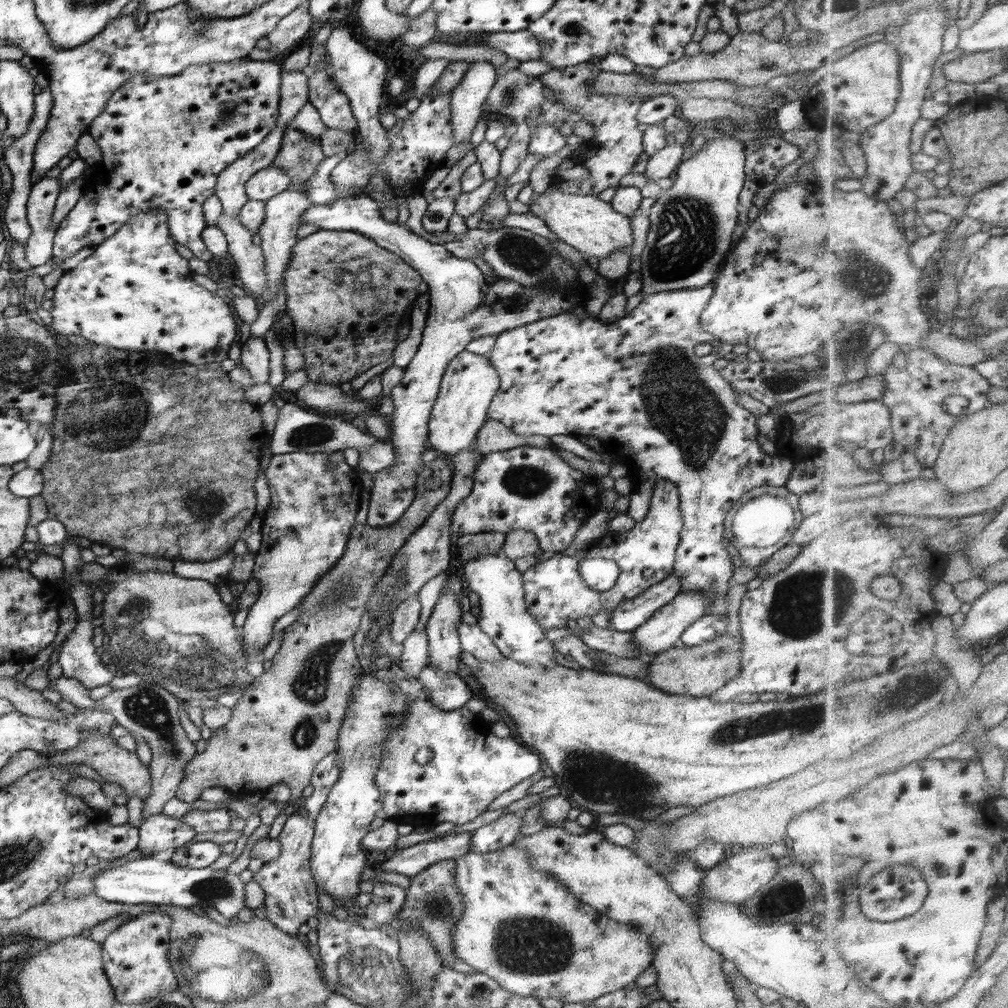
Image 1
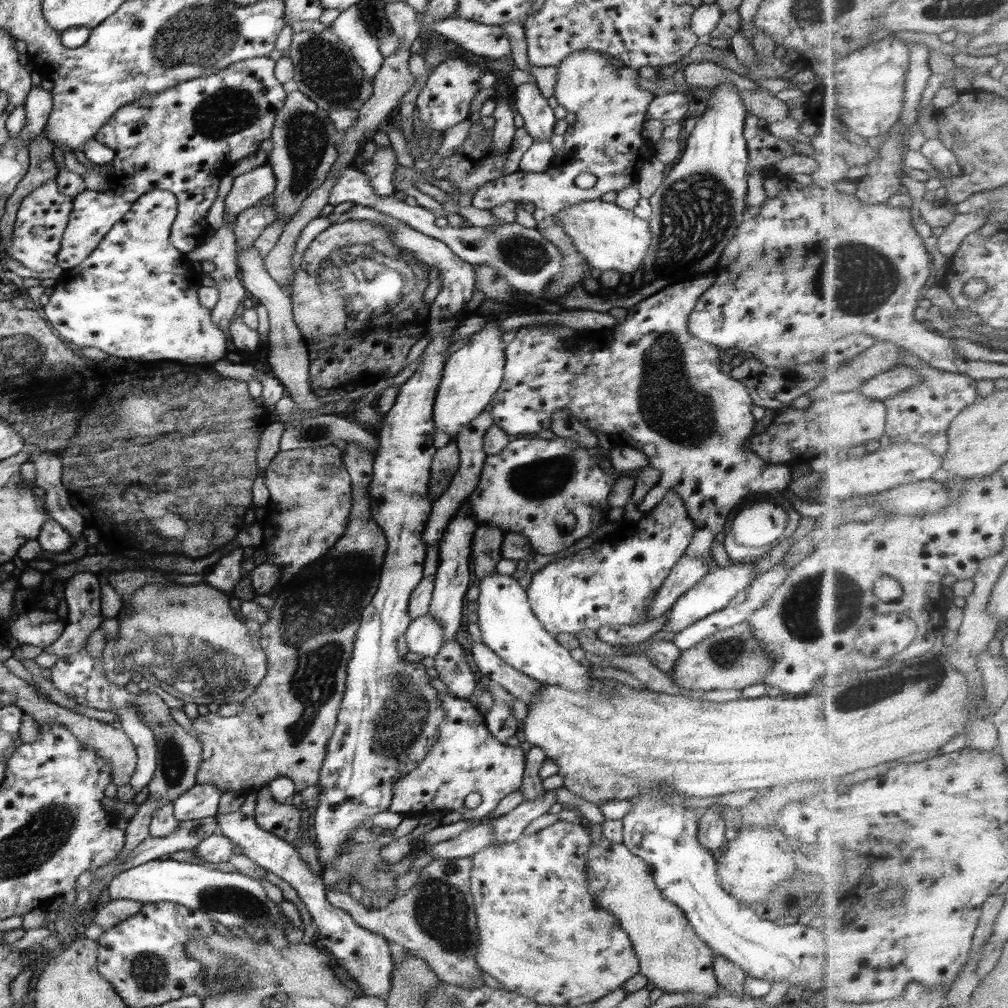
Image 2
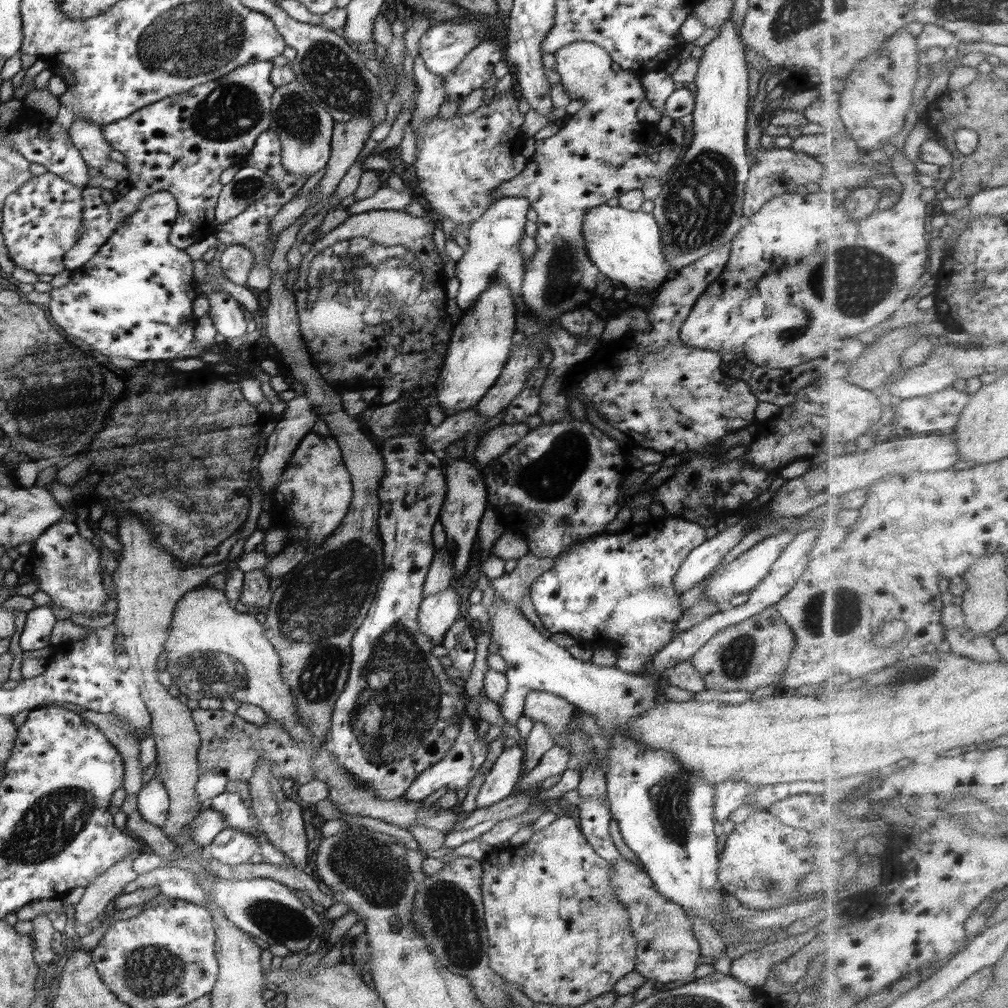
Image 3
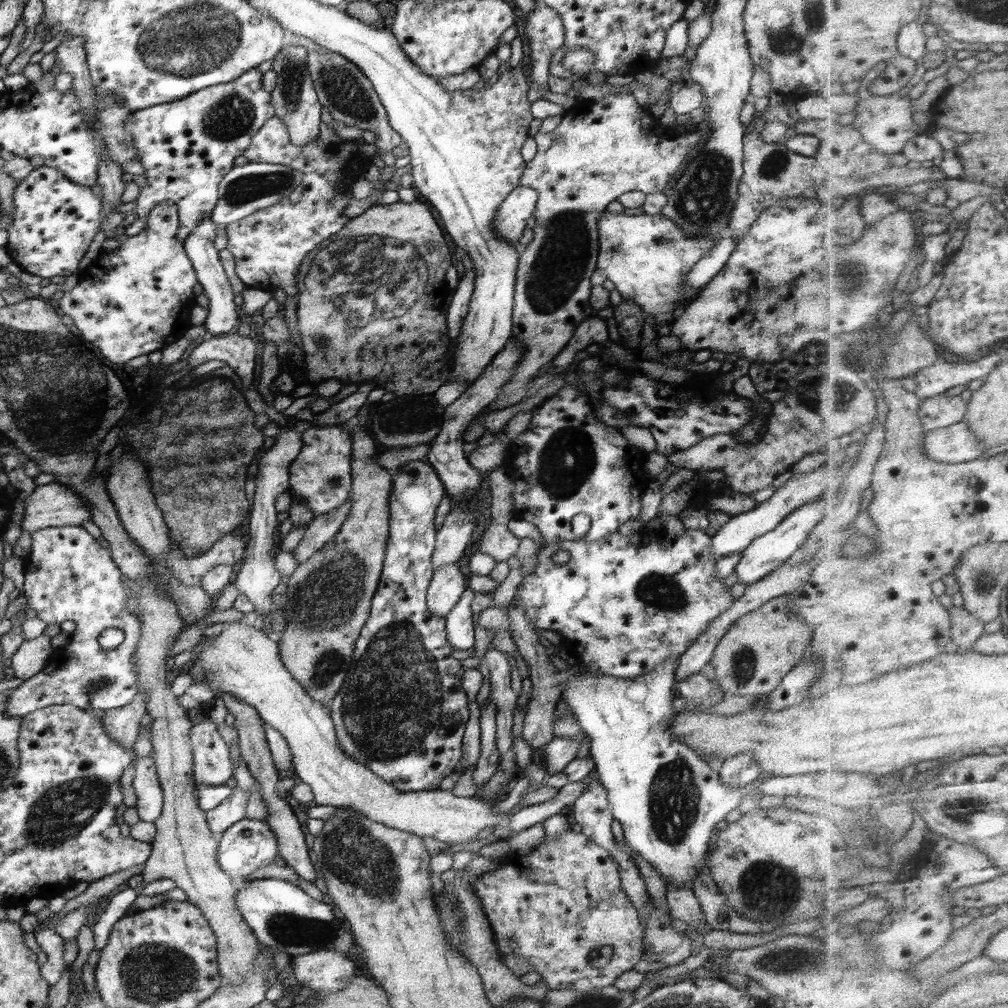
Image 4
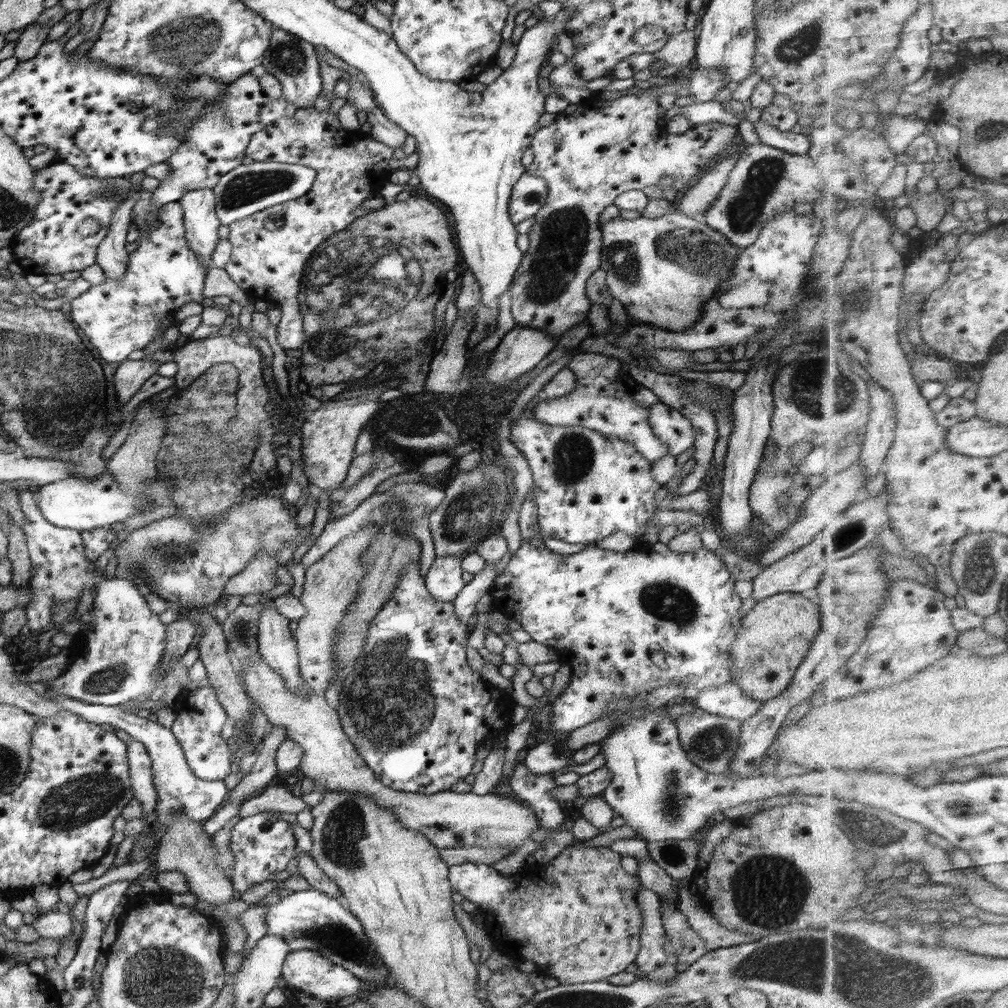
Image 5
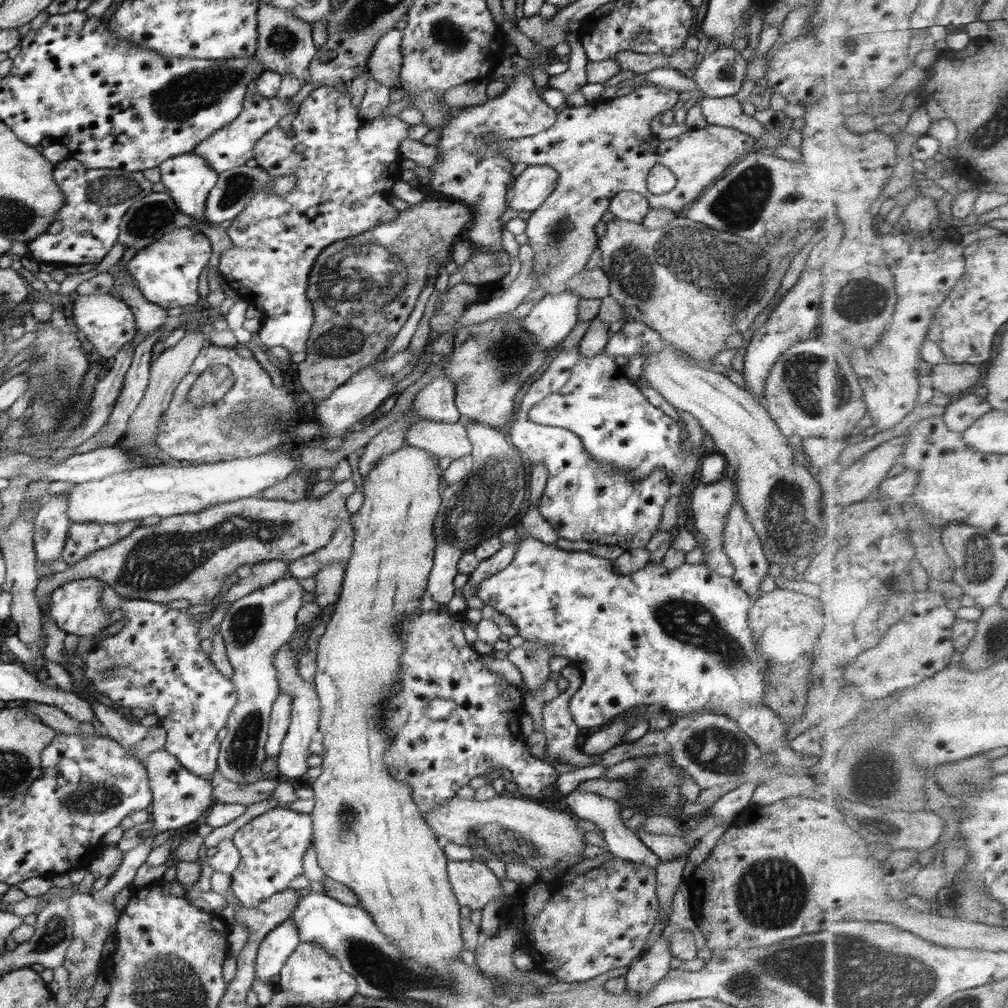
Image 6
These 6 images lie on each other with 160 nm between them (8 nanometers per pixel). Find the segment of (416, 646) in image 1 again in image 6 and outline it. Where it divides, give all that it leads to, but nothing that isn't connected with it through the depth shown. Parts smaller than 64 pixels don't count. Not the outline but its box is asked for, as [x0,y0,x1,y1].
[427,542,463,605]

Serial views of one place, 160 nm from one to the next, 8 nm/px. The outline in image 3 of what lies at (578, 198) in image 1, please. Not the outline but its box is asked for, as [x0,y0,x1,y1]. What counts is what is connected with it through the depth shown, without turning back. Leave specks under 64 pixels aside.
[582,205,675,296]

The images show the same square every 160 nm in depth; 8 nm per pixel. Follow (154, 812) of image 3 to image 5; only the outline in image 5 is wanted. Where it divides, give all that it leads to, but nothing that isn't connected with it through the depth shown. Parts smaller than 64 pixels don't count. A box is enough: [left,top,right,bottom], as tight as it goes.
[128,739,157,821]

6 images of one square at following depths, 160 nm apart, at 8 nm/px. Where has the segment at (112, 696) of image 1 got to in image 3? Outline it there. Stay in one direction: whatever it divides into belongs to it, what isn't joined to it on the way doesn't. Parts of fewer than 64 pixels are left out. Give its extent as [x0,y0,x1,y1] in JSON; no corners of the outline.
[74,856,138,924]

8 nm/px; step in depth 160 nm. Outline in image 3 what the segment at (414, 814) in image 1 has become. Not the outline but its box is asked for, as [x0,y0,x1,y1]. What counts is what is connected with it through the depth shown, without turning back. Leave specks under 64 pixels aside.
[400,713,523,809]

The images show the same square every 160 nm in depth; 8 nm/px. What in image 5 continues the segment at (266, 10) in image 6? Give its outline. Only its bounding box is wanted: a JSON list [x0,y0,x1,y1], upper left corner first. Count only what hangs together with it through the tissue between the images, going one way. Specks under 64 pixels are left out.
[262,26,322,110]

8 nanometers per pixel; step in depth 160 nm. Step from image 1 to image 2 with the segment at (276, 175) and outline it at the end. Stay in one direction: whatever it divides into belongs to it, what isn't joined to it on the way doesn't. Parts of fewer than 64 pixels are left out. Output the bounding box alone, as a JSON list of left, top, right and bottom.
[224,165,276,215]

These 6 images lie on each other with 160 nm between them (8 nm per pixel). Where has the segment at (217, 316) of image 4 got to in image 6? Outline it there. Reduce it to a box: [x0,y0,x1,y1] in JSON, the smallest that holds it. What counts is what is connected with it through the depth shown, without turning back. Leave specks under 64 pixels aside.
[158,151,219,224]

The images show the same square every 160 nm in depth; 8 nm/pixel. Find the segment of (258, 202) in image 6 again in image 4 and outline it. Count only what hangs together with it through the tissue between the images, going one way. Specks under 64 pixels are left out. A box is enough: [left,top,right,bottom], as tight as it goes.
[226,116,363,296]

